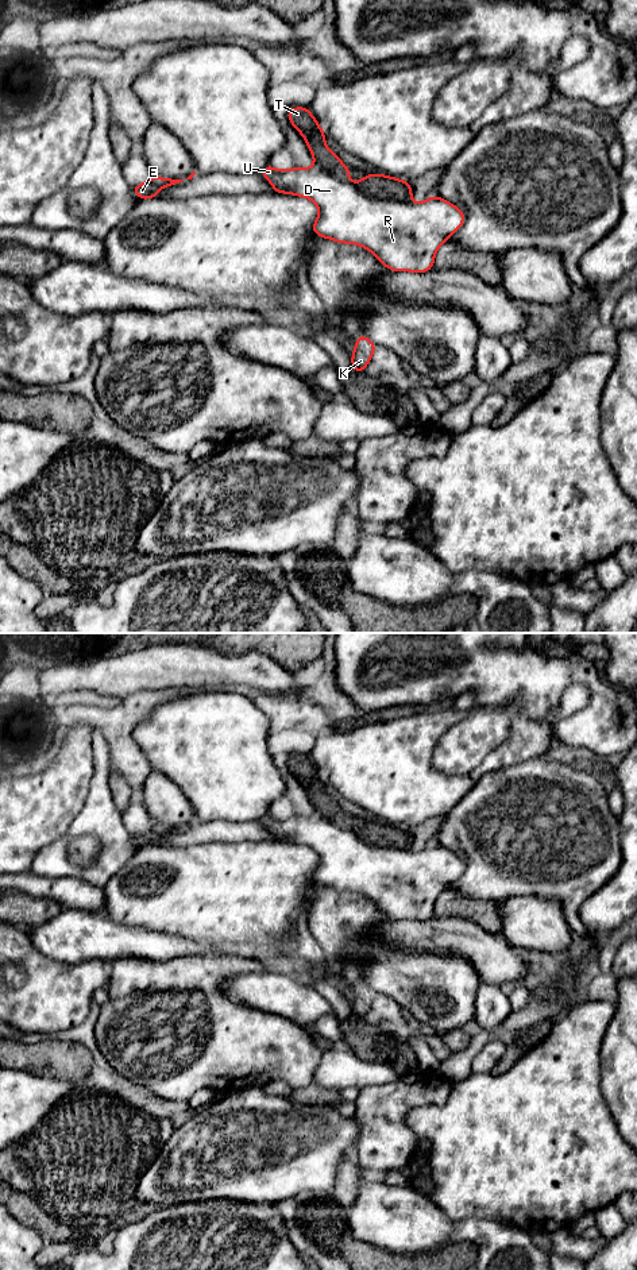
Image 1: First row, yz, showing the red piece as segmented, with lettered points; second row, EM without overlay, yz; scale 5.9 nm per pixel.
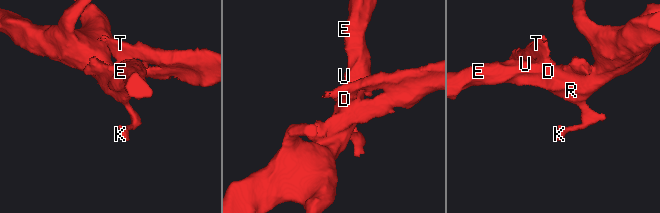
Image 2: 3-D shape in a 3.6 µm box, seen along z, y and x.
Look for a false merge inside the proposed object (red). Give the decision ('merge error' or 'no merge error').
merge error

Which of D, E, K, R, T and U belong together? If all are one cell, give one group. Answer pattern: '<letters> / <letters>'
D E K R U / T

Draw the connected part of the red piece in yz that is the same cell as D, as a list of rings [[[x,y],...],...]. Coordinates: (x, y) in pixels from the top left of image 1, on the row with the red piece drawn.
[[[317,162],[309,169],[289,170],[267,165],[259,173],[273,184],[273,193],[306,197],[317,205],[318,217],[310,225],[313,233],[341,244],[359,244],[391,271],[424,274],[432,270],[439,247],[463,227],[466,219],[460,208],[435,194],[420,204],[366,196],[355,182],[337,178]]]

